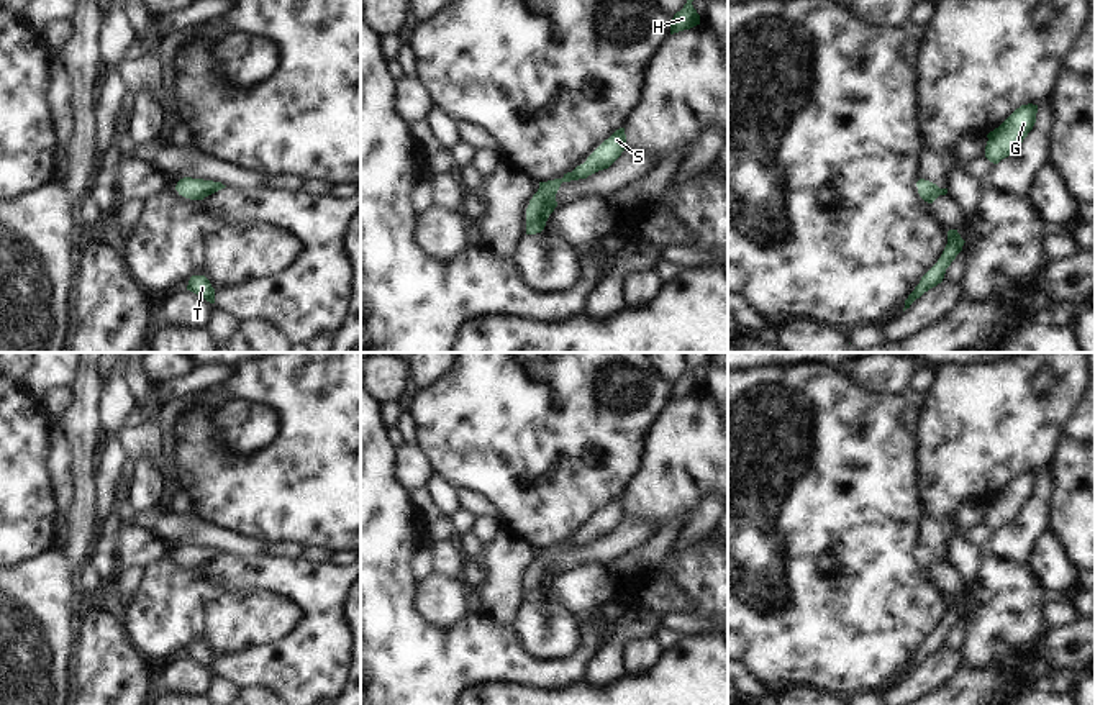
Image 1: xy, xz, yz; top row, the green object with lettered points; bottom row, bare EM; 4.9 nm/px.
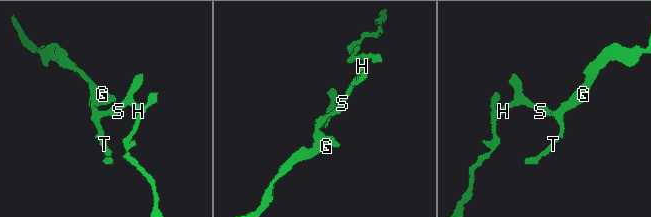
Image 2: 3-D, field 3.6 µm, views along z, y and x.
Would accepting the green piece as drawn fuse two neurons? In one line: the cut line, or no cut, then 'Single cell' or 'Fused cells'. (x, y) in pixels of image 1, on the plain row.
No split. Single cell.

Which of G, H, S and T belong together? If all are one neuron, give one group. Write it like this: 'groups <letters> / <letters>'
groups G H S T

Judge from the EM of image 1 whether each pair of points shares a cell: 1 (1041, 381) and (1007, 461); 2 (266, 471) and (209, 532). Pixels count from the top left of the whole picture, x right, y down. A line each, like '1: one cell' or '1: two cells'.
1: one cell
2: two cells

